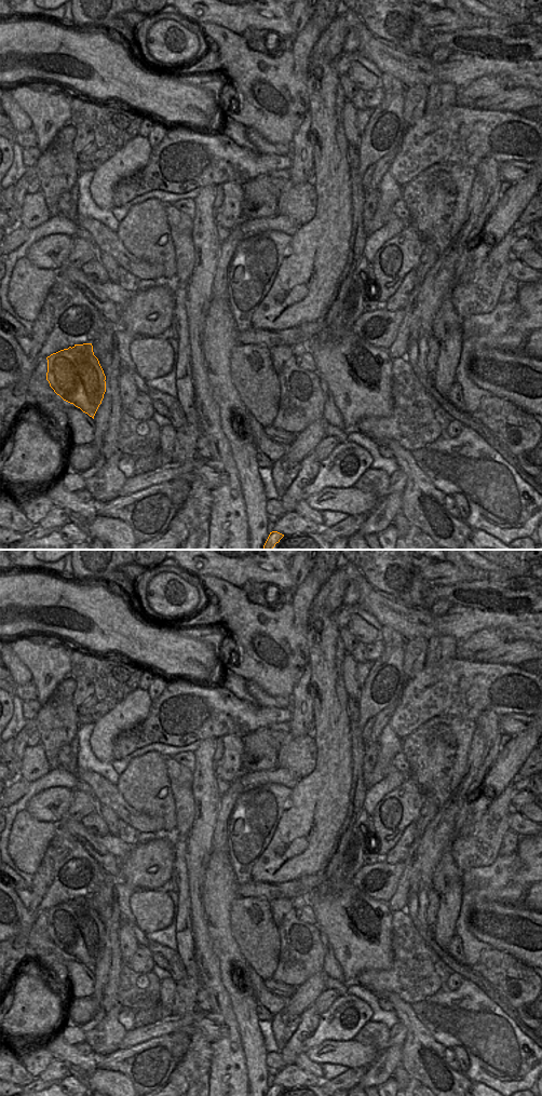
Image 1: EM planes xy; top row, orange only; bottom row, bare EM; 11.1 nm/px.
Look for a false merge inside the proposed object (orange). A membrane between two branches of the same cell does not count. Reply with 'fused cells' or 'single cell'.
fused cells

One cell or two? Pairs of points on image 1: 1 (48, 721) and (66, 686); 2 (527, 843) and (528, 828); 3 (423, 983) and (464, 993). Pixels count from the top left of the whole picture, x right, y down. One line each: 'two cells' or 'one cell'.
1: one cell
2: two cells
3: two cells

